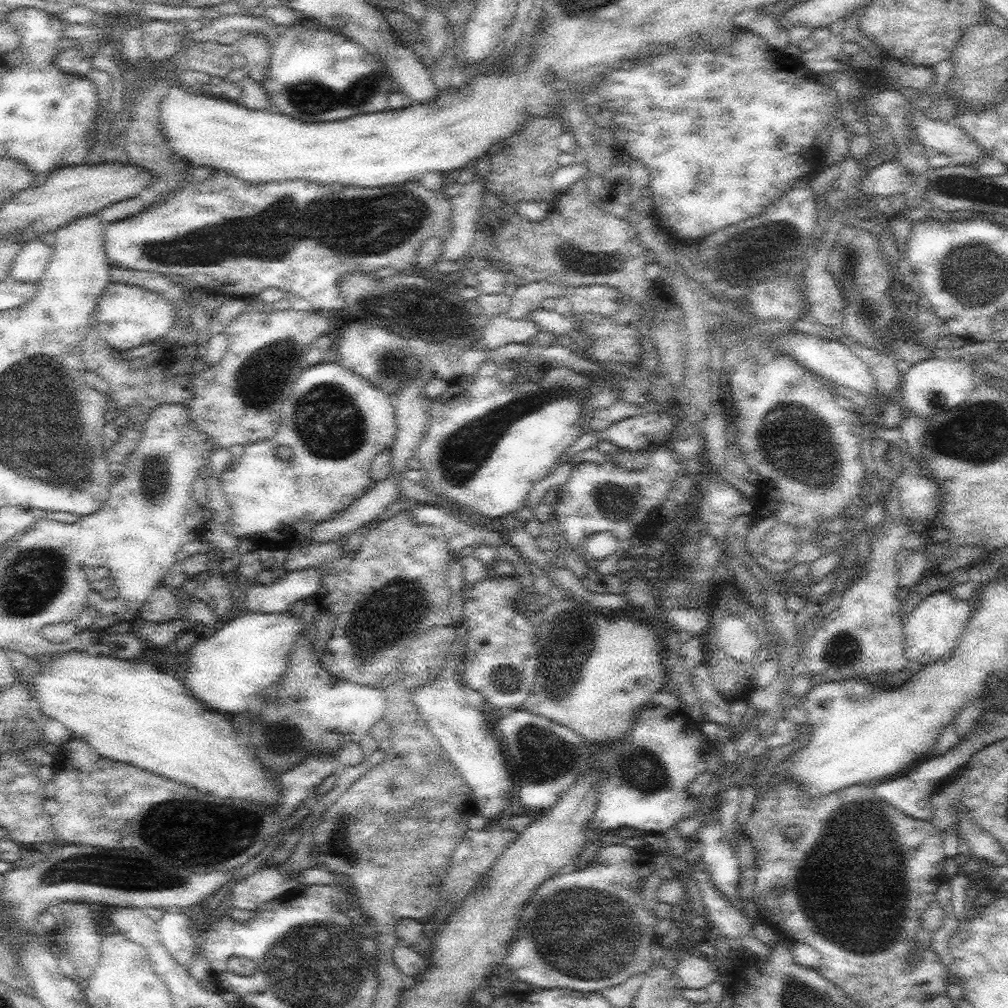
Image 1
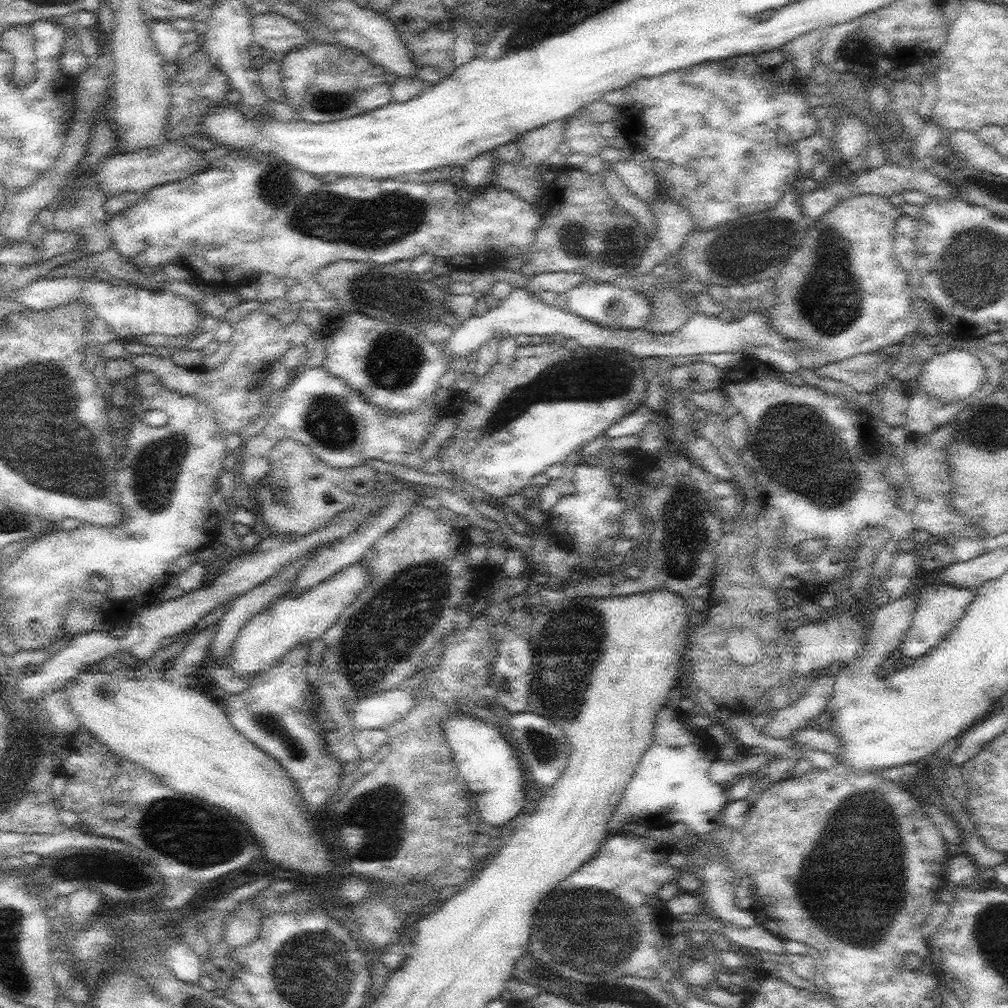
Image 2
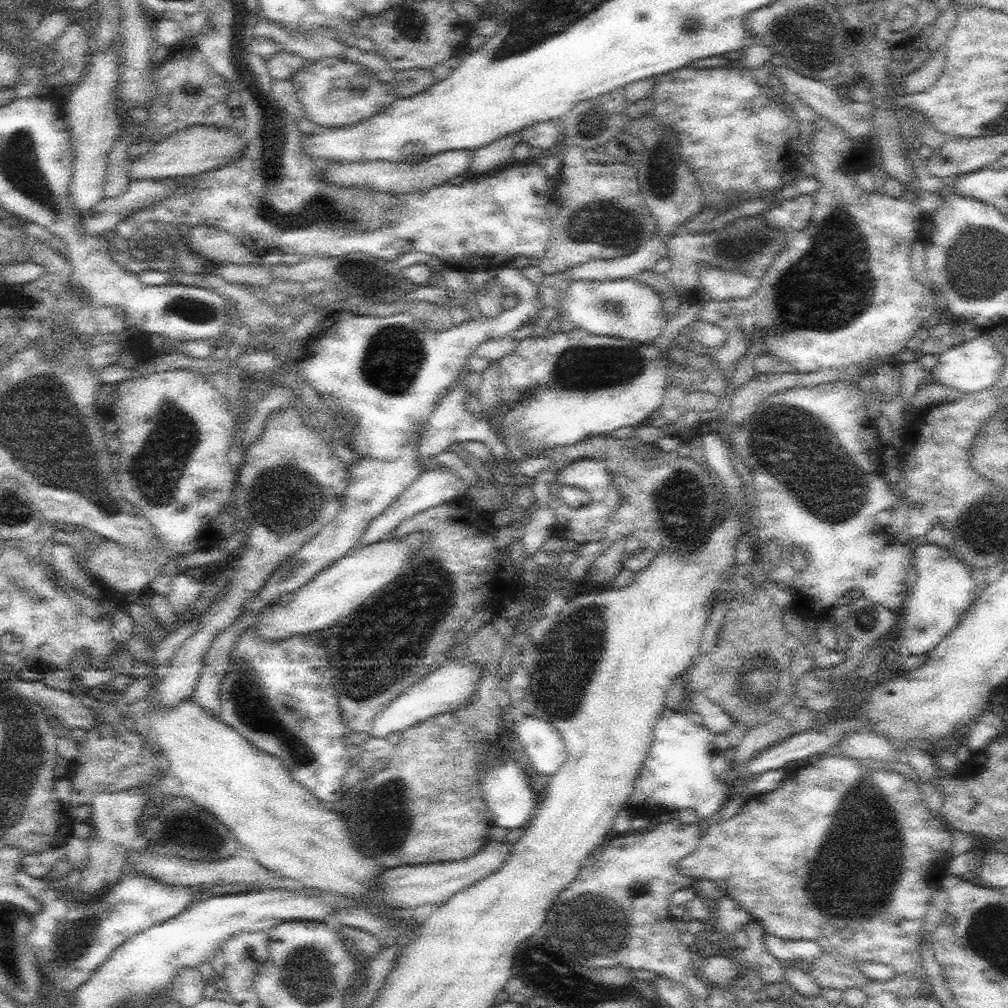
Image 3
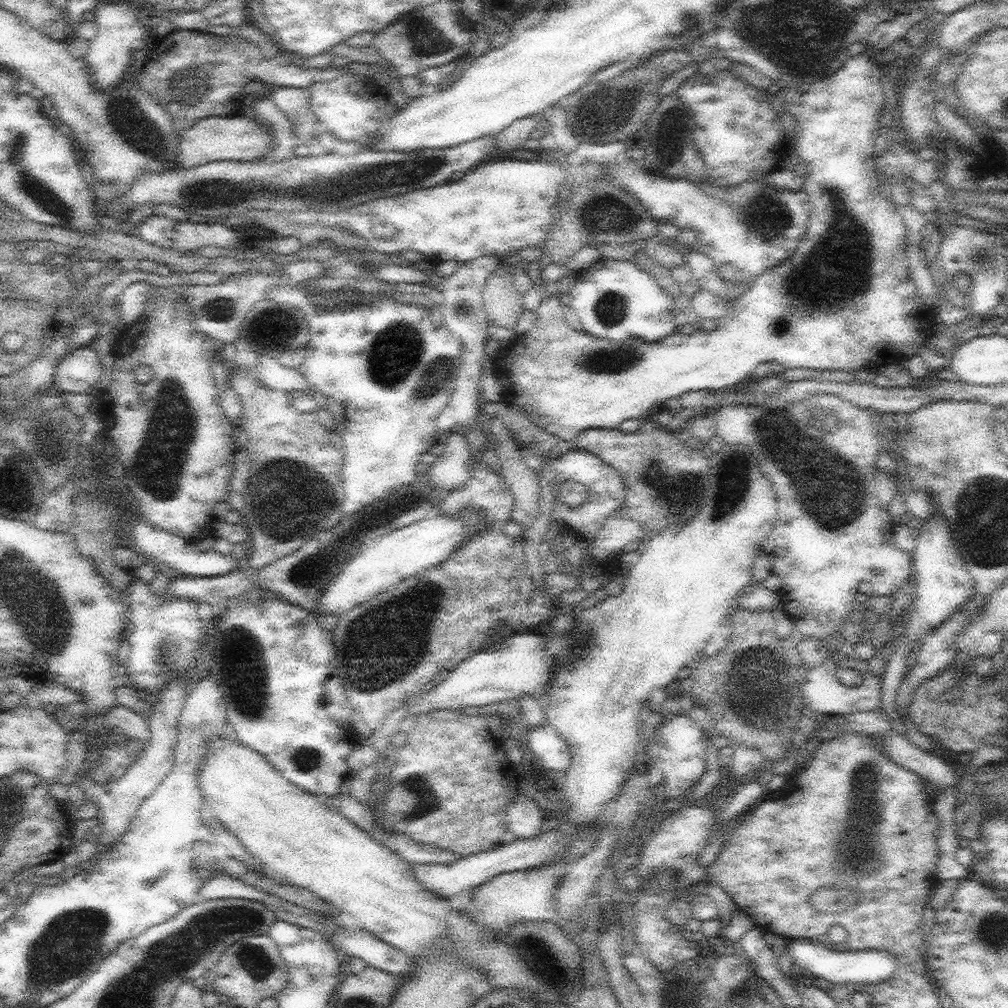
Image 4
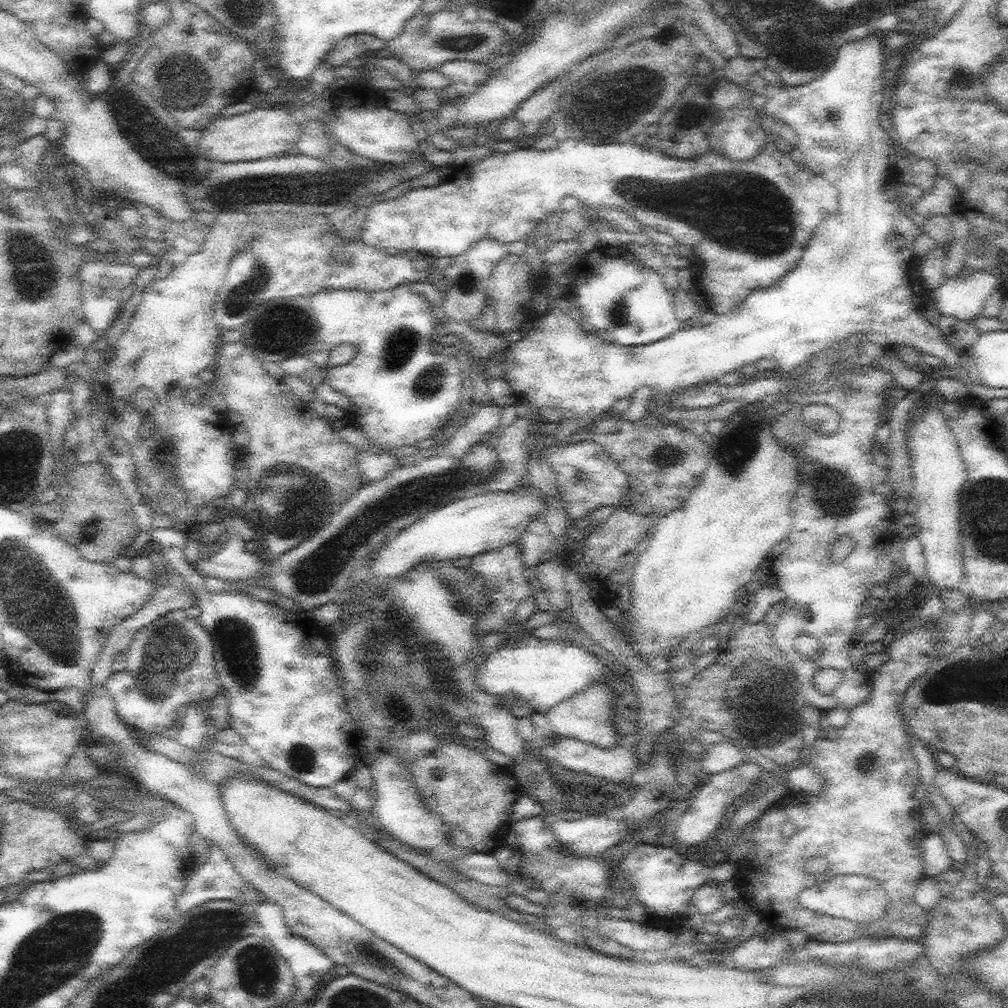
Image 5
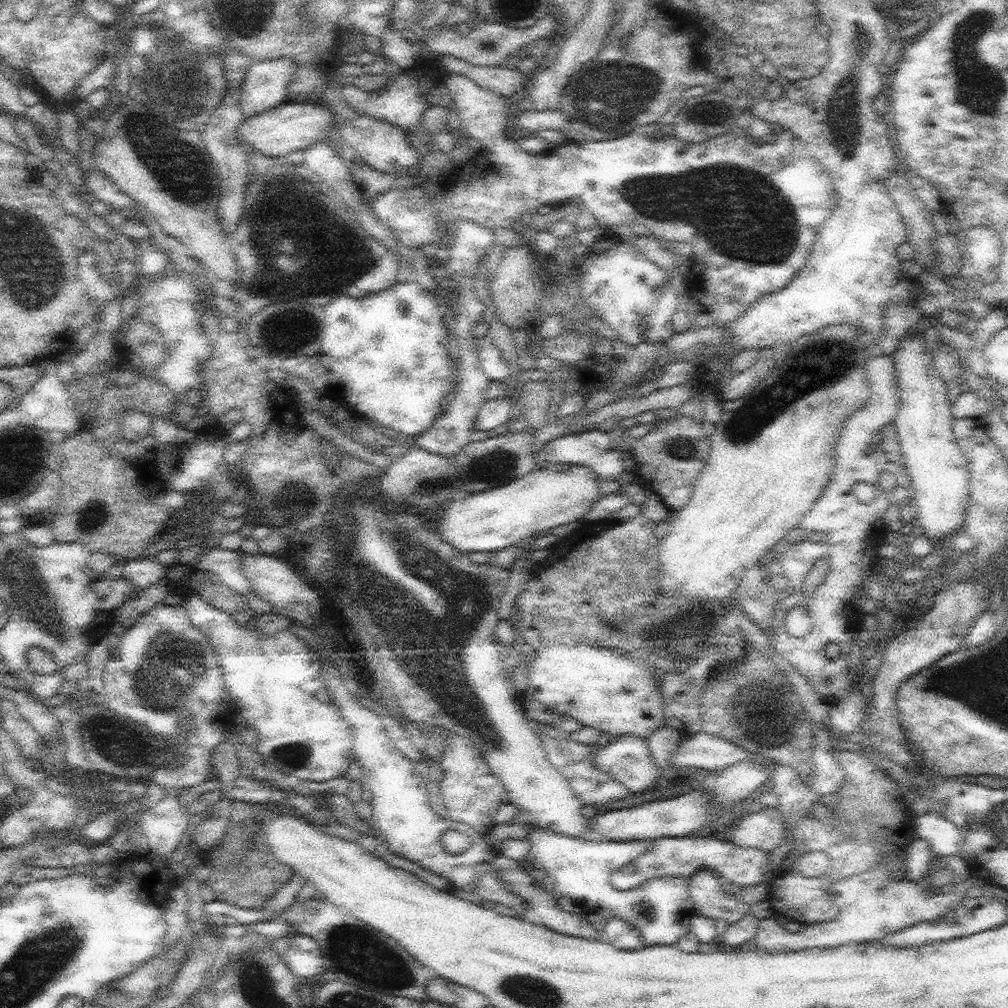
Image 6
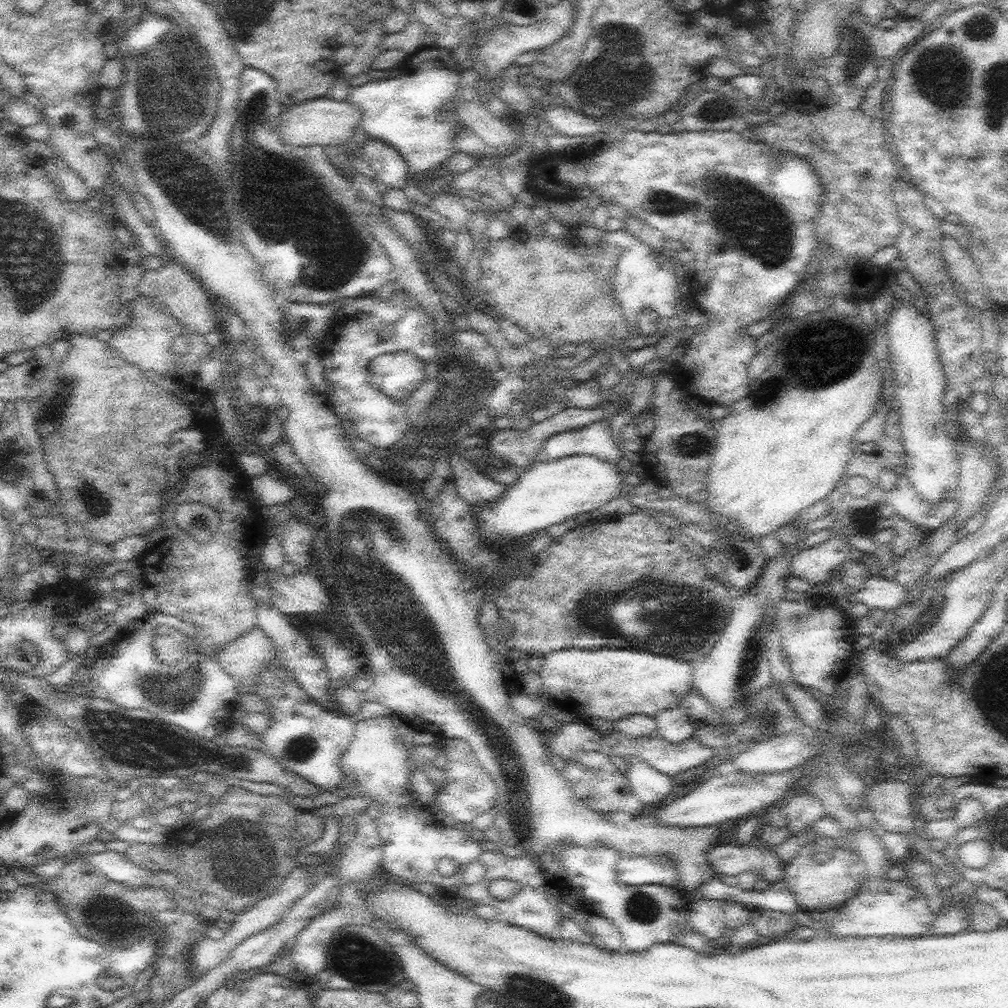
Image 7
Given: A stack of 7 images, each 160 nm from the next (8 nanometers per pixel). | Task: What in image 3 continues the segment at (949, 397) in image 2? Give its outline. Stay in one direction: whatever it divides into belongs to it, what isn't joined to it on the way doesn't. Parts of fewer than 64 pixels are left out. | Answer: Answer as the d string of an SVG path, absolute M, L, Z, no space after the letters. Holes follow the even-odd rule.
M991 332L983 333L962 344L952 345L948 350L938 354L938 364L930 373L930 380L966 393L977 393L996 384L1003 375L1005 358L994 345Z

